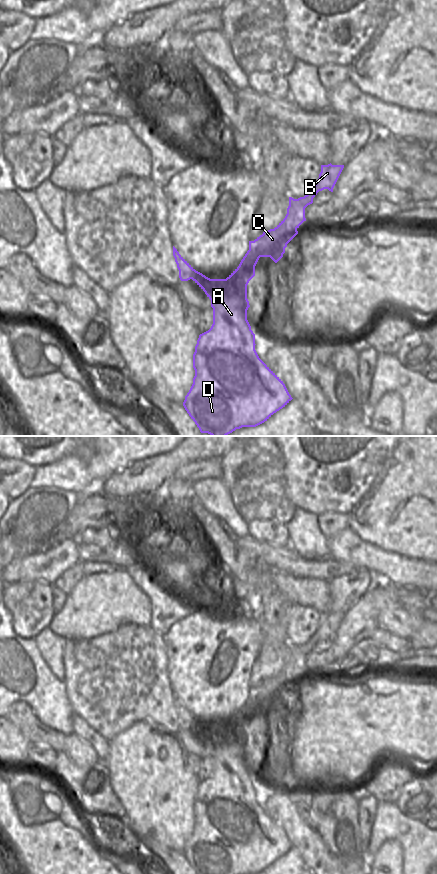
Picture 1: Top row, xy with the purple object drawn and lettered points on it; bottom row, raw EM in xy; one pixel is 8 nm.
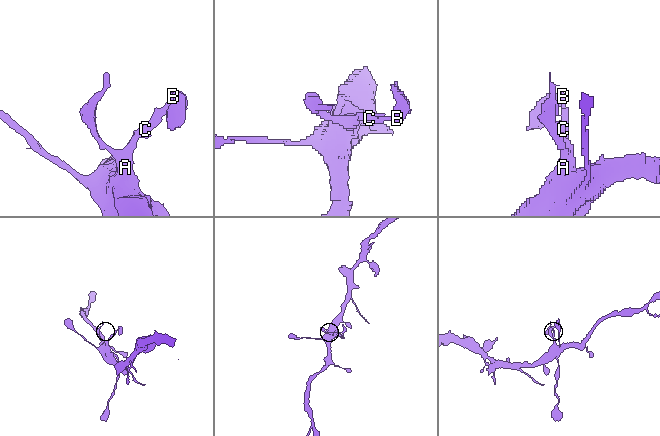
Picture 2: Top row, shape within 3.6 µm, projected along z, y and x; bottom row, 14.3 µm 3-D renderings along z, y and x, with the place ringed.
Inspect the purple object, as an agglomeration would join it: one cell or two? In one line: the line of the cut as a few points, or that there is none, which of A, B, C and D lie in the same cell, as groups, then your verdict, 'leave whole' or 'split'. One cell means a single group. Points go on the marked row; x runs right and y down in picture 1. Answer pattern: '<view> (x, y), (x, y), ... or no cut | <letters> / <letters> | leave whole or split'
xy (313, 186), (319, 190) | A C D / B | split

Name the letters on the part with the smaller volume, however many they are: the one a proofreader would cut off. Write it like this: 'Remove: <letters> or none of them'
Remove: B

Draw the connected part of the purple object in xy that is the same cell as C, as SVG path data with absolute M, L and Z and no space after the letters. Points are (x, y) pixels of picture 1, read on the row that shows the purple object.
M313 186L304 197L289 197L285 218L274 229L264 231L254 241L249 241L249 250L226 279L210 279L196 271L173 246L180 280L192 279L211 300L213 308L213 324L208 331L199 335L195 346L195 376L183 402L185 410L201 433L227 436L242 427L256 427L293 399L283 381L259 358L255 350L255 334L247 320L247 310L250 307L247 285L255 276L255 266L260 257L270 257L275 263L283 257L287 244L298 234L299 226L306 221L305 208L313 203L318 192Z

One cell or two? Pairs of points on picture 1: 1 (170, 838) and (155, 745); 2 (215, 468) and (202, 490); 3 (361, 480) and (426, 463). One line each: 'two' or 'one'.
1: one
2: two
3: two

